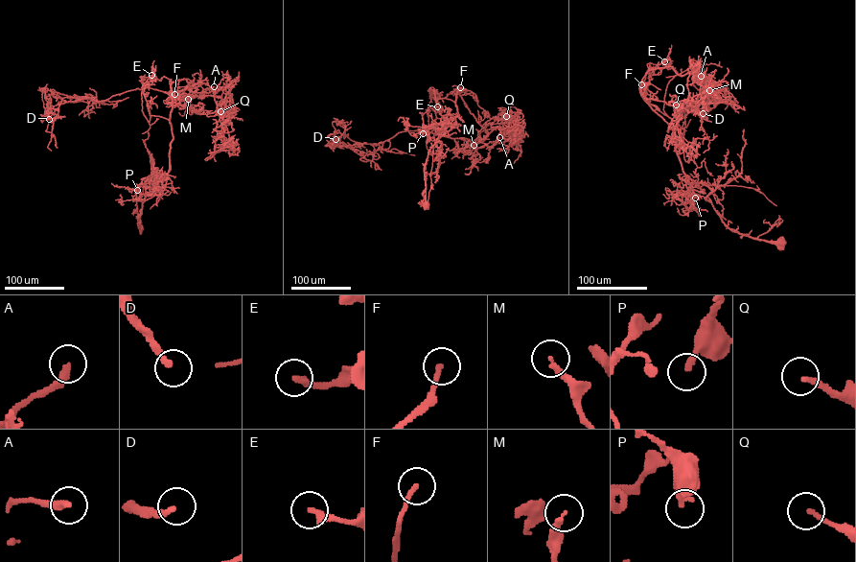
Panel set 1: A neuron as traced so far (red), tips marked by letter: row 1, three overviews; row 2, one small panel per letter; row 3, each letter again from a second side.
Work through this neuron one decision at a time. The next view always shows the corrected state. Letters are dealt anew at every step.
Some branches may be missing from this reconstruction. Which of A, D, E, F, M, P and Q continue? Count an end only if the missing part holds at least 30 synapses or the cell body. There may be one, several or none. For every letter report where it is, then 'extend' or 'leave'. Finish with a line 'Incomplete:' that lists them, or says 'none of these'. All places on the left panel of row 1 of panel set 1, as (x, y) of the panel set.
A: place (214, 86); leave
D: place (49, 119); leave
E: place (151, 75); leave
F: place (174, 94); leave
M: place (188, 99); leave
P: place (137, 190); extend
Q: place (220, 111); leave
Incomplete: P

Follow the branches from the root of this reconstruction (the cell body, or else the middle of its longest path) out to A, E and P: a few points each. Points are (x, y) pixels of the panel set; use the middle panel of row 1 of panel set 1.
A: (427, 204), (425, 163), (458, 116), (457, 86), (488, 132), (476, 143), (490, 149), (499, 137)
E: (427, 204), (428, 152), (441, 146), (438, 135), (458, 116), (454, 103), (435, 103), (431, 89), (437, 106)
P: (427, 204), (425, 163), (429, 150), (441, 142), (438, 148), (438, 137), (423, 133)

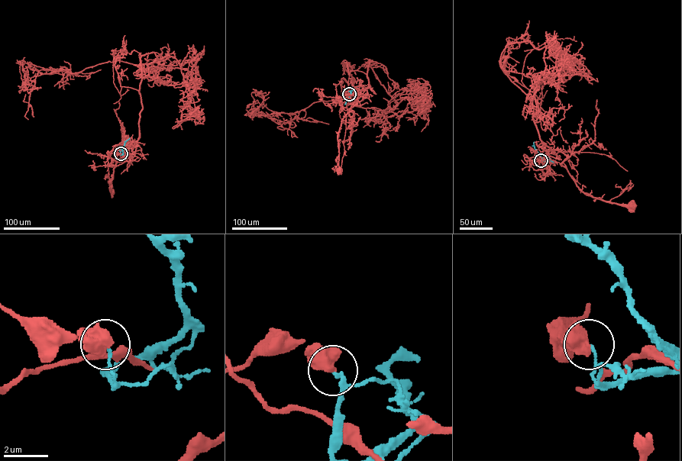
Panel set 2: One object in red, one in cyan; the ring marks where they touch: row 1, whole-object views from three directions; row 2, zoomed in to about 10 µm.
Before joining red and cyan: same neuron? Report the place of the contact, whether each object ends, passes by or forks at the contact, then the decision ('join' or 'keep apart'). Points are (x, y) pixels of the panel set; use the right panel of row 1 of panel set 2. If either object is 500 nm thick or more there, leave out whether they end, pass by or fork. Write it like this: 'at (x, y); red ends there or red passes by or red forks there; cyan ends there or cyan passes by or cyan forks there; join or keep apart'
at (541, 160); keep apart

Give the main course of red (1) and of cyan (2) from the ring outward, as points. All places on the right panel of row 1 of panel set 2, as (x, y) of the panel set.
1: (541, 160), (547, 153), (557, 156), (557, 147), (567, 156), (560, 164), (580, 189), (631, 206)
2: (541, 160), (544, 161), (534, 147), (534, 142)

